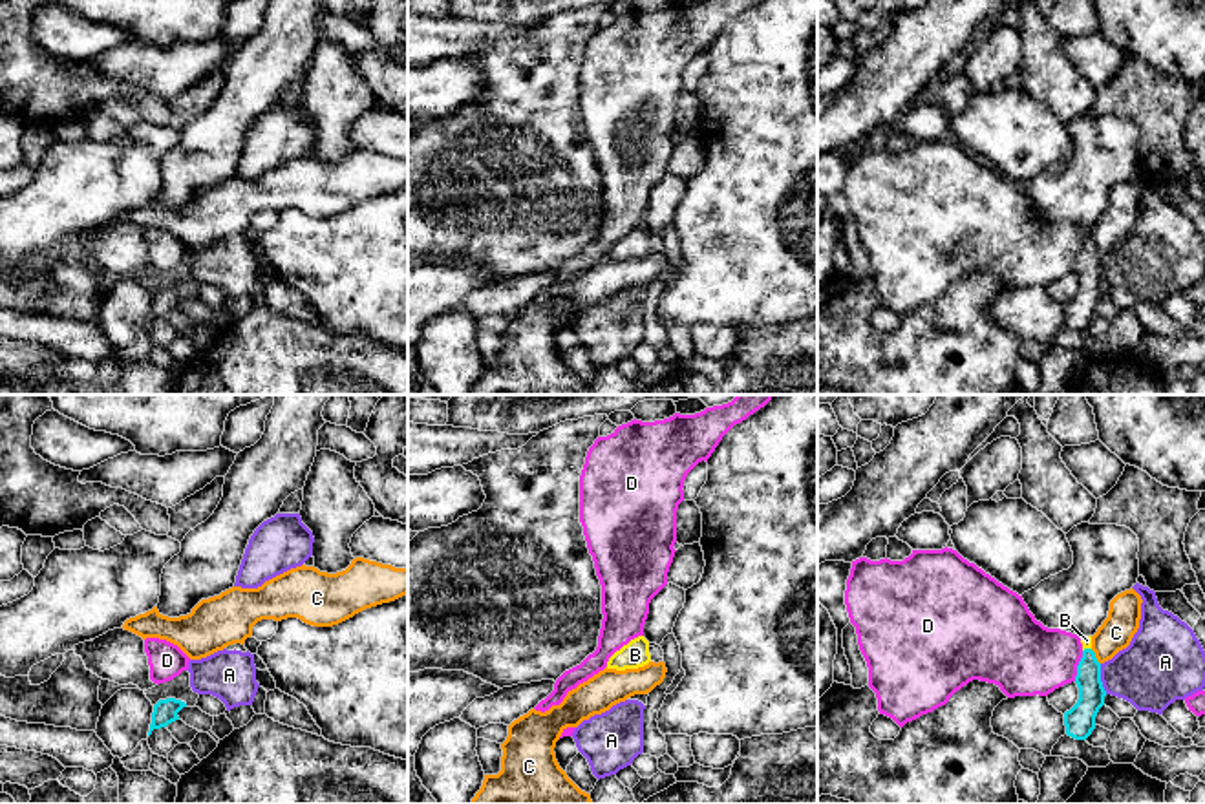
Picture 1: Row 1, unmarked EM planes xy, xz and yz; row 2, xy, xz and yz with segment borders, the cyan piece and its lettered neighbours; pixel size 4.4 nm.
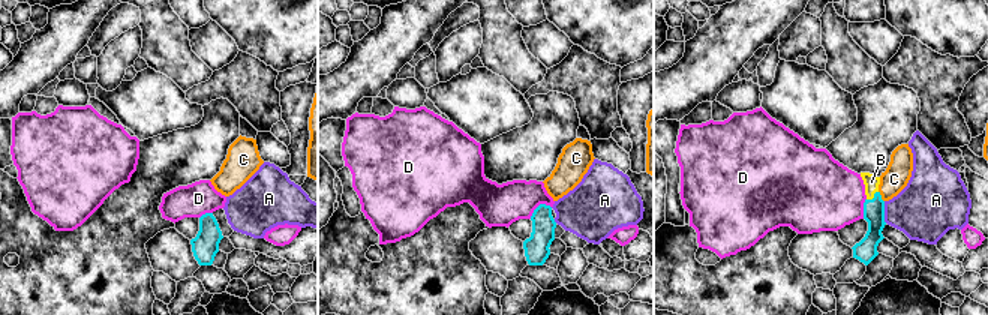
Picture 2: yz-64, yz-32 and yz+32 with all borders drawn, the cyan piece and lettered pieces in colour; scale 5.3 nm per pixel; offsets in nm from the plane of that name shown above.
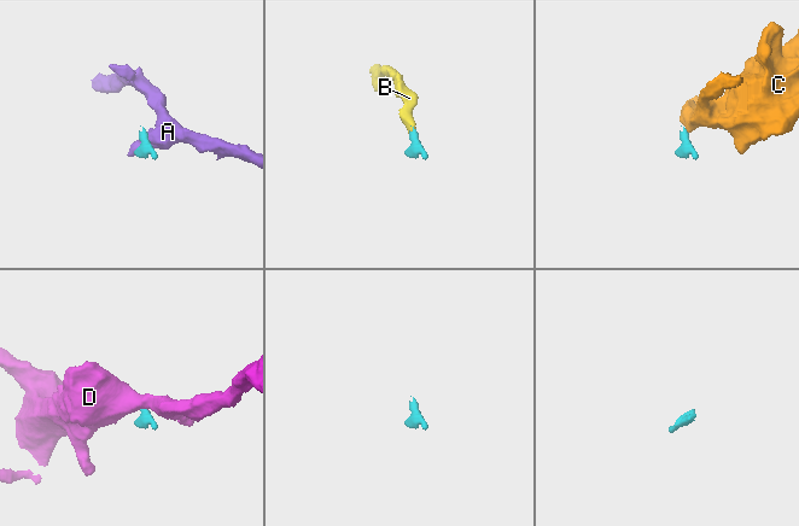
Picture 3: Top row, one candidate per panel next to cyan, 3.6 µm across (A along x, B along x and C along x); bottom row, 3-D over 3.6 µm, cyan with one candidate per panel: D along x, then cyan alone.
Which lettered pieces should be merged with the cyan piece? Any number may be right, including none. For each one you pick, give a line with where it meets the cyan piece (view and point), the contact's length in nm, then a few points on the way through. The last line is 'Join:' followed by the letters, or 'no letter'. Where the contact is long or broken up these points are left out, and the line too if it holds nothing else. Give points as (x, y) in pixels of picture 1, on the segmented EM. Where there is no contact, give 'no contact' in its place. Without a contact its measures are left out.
B: contact yz (1087, 649); length 40 nm; way yz (1092, 693), (1087, 649), (1087, 640)
Join: B

